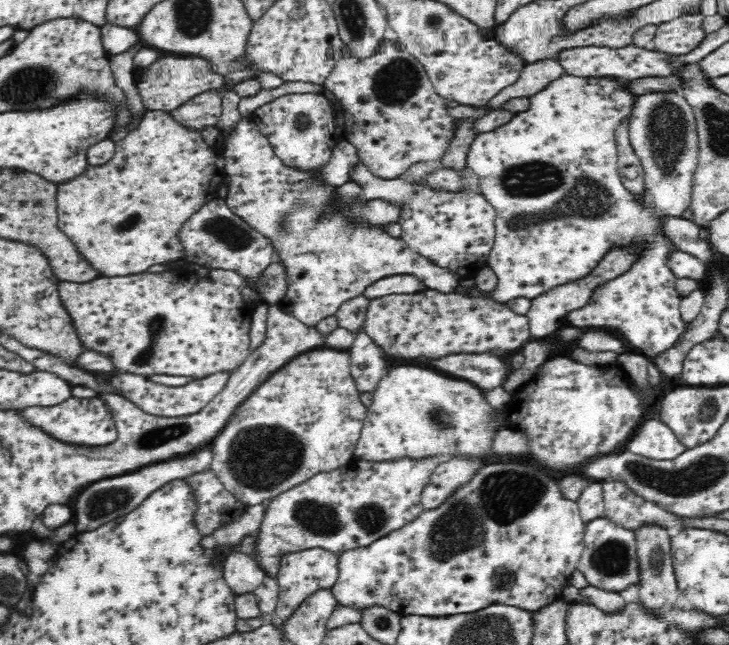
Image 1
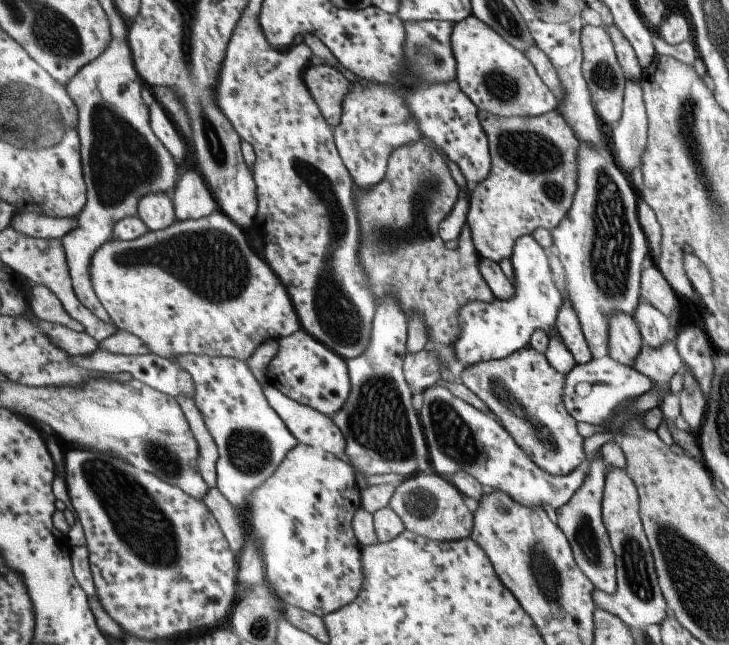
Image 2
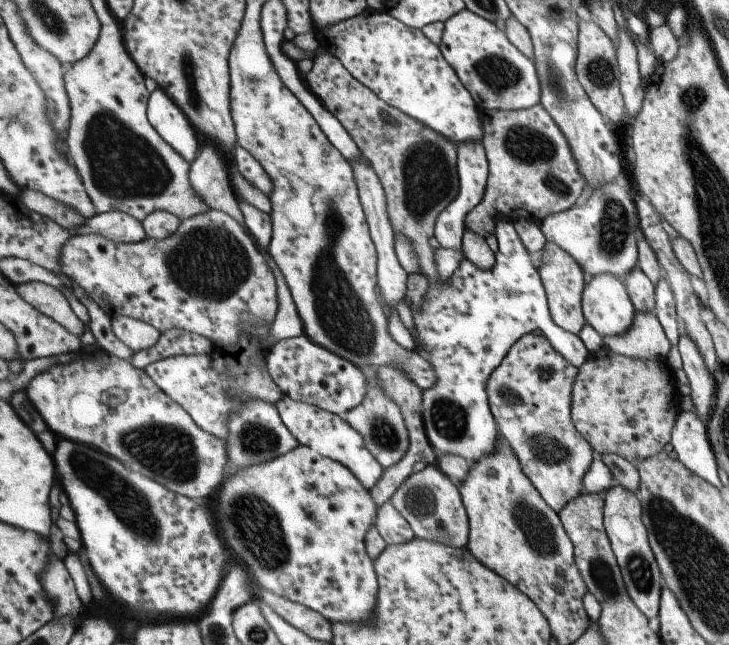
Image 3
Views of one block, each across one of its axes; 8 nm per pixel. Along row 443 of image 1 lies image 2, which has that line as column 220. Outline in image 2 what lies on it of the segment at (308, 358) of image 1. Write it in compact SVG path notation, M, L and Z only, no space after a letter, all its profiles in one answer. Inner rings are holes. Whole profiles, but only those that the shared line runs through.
M219 210L213 214L201 218L199 220L179 220L171 228L167 230L149 231L147 234L140 236L138 239L132 241L111 239L105 242L91 260L91 280L95 292L109 312L113 323L119 329L127 330L131 334L135 334L151 348L151 353L169 358L175 364L179 364L179 356L186 356L187 354L207 355L207 356L225 356L242 361L247 361L261 344L265 344L267 340L277 340L291 336L295 332L302 329L302 324L299 315L296 311L296 306L293 304L292 297L288 292L284 282L279 278L279 275L267 265L266 259L255 250L255 246L251 244L246 230L234 222L232 218L225 212Z

